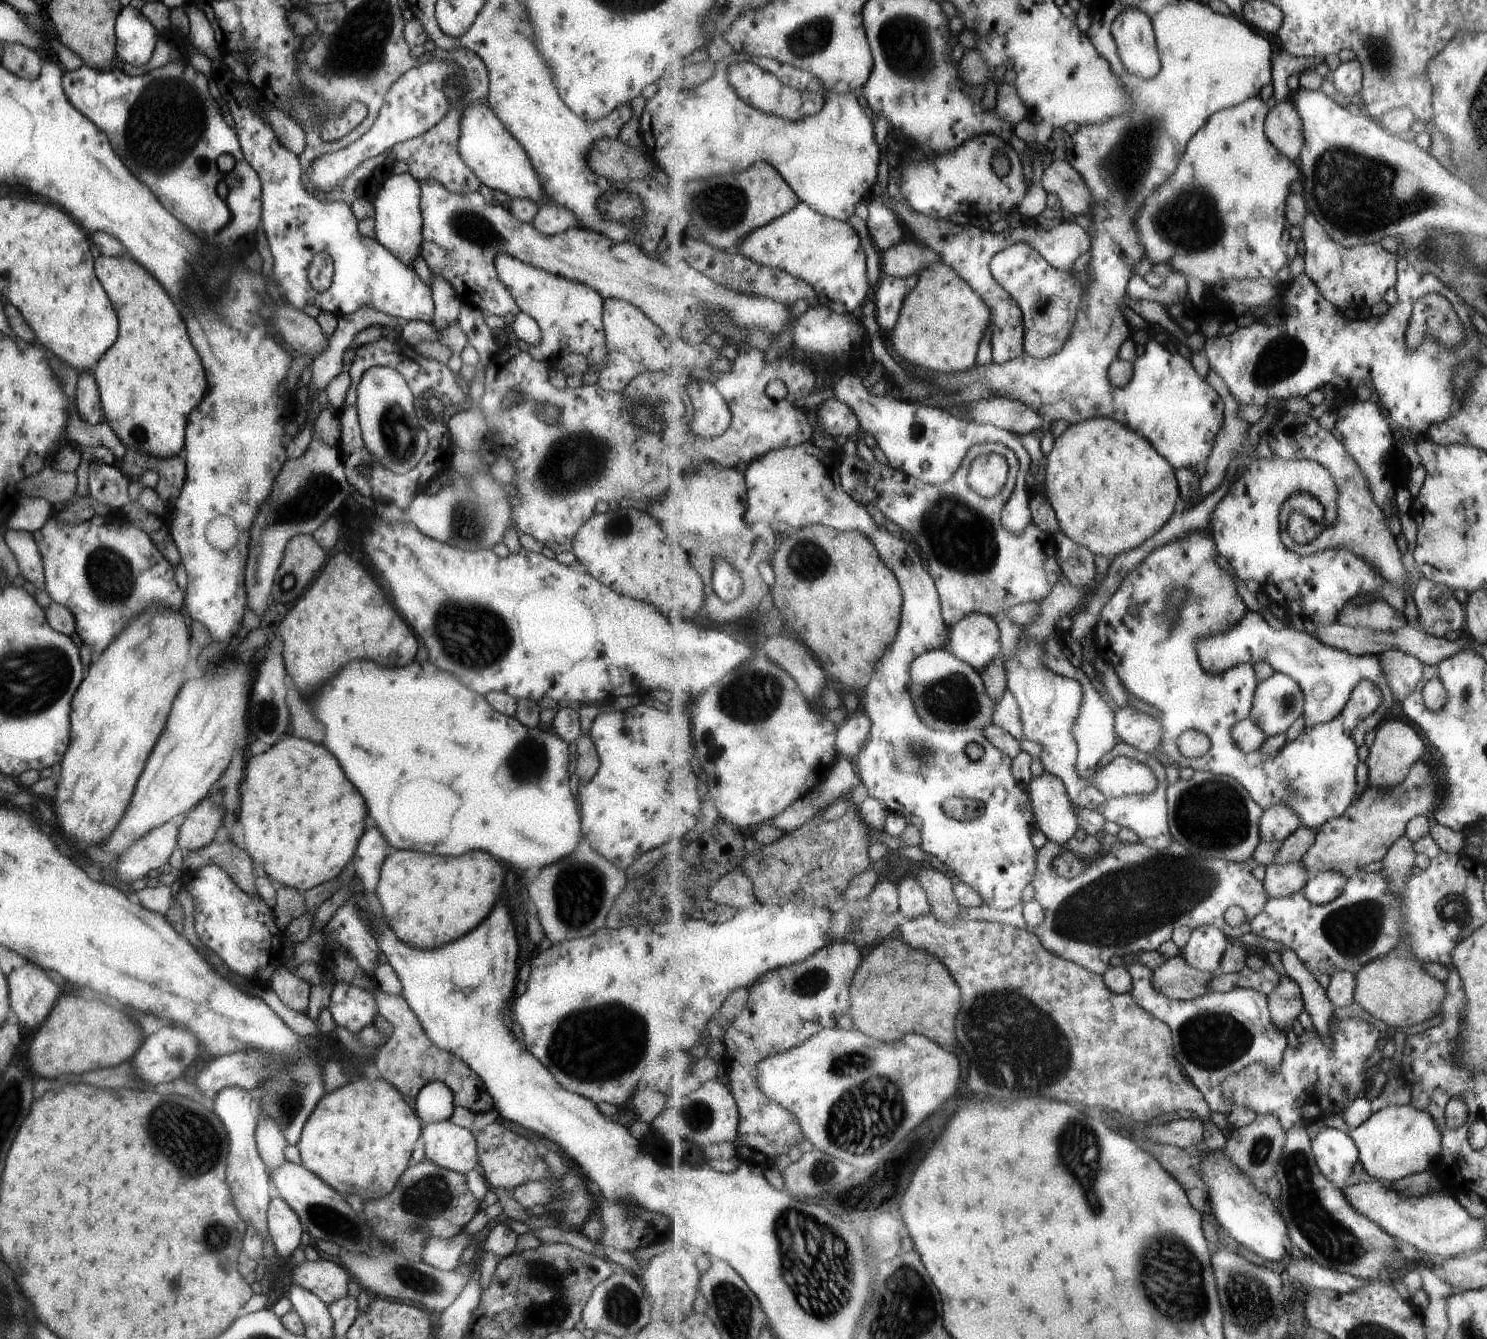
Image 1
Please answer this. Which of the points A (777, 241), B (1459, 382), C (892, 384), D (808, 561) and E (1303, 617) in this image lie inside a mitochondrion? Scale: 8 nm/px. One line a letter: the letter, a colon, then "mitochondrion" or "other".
A: other
B: other
C: other
D: mitochondrion
E: other

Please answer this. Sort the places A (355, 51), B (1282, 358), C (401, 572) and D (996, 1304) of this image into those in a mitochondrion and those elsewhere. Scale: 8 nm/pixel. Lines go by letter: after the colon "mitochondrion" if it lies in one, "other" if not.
A: mitochondrion
B: mitochondrion
C: other
D: other

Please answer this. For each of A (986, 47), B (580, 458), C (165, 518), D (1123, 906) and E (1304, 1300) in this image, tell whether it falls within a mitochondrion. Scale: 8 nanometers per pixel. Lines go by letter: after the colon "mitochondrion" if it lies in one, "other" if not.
A: other
B: mitochondrion
C: other
D: mitochondrion
E: other

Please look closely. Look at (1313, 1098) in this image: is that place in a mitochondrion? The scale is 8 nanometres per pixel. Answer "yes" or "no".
no

